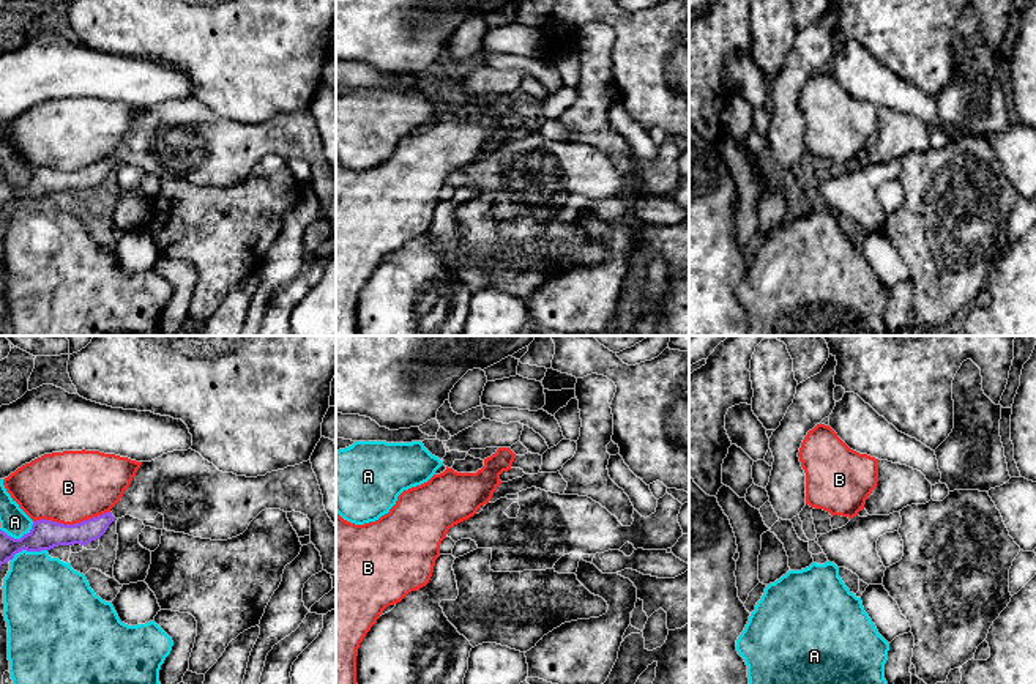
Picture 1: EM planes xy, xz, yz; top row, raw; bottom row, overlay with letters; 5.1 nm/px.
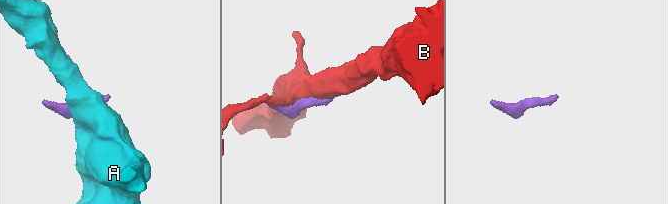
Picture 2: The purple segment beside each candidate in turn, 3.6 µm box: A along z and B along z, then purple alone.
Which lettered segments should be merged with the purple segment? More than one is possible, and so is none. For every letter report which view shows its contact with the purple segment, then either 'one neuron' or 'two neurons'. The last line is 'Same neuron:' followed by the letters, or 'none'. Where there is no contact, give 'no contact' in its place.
A: contact in xy; two neurons
B: contact in xy; two neurons
Same neuron: none

